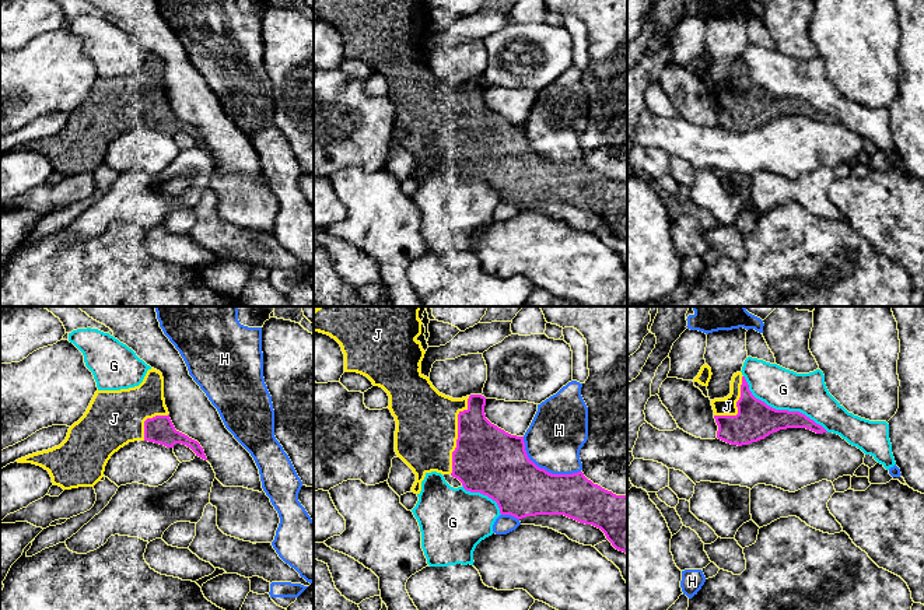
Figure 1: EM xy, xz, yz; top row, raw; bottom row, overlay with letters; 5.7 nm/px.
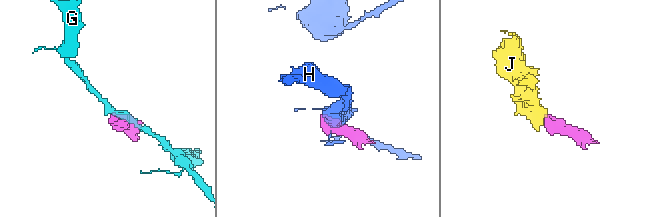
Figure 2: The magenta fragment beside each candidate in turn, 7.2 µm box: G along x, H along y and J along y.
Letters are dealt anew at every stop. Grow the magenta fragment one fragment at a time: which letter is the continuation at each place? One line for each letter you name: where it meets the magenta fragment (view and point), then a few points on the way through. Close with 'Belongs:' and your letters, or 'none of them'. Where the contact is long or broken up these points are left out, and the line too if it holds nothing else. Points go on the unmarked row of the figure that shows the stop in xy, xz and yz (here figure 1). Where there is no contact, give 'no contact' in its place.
J: contact xz (458, 121)
Belongs: J

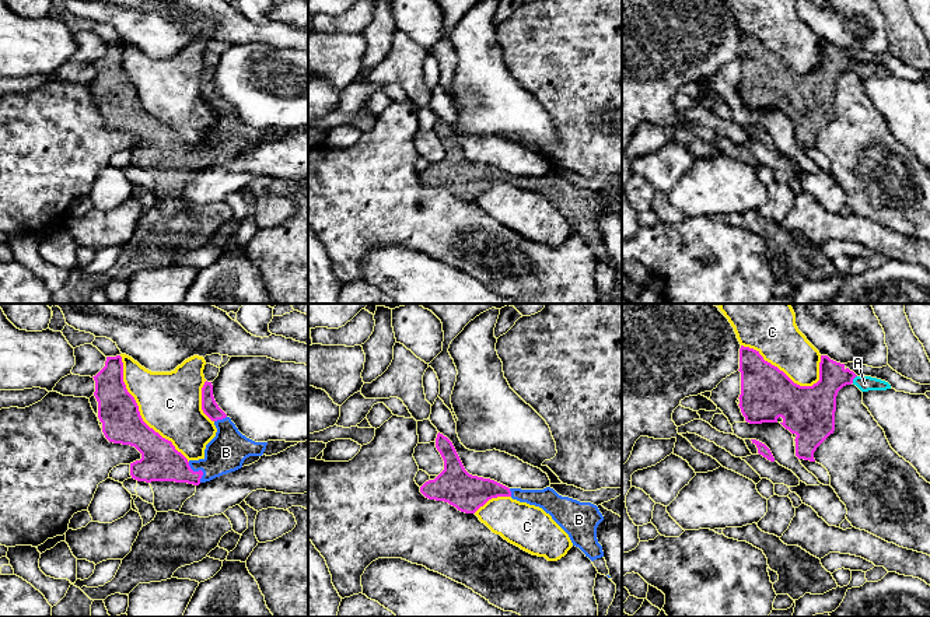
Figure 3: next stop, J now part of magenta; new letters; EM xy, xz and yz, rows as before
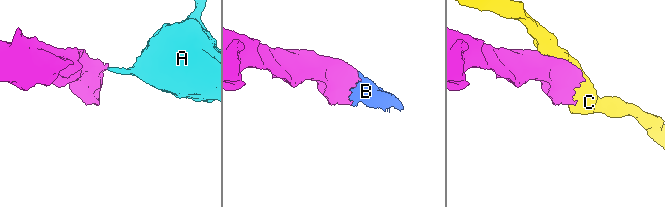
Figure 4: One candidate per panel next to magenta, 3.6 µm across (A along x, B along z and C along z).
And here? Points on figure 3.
B: contact xy (199, 157)
Belongs: B

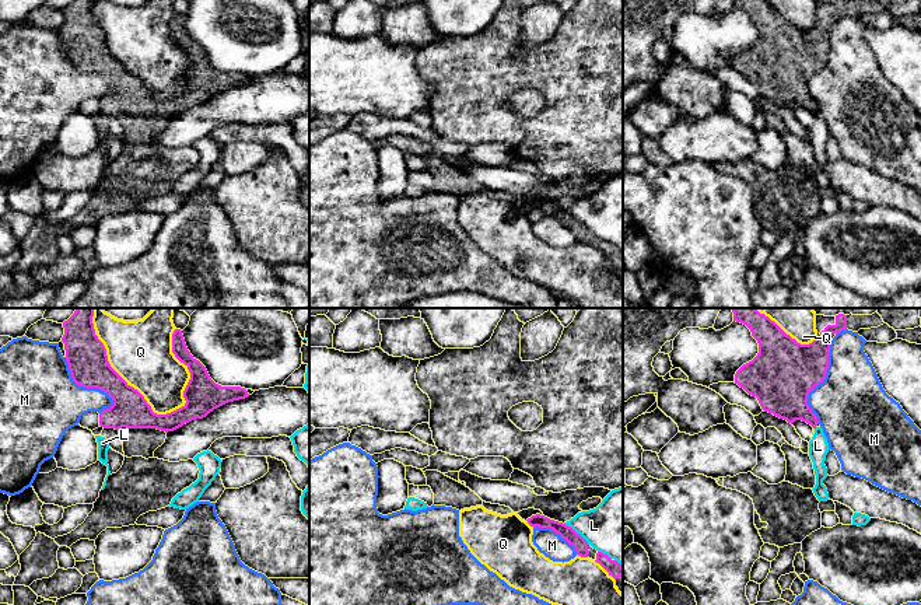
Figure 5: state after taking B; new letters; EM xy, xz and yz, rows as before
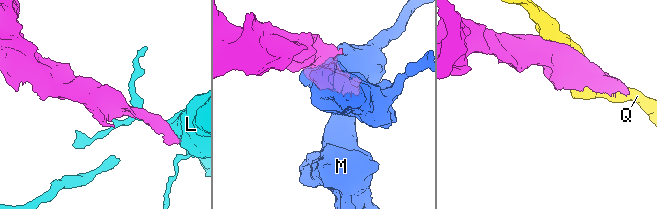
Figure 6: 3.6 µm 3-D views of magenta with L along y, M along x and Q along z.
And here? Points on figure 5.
Belongs: none of them

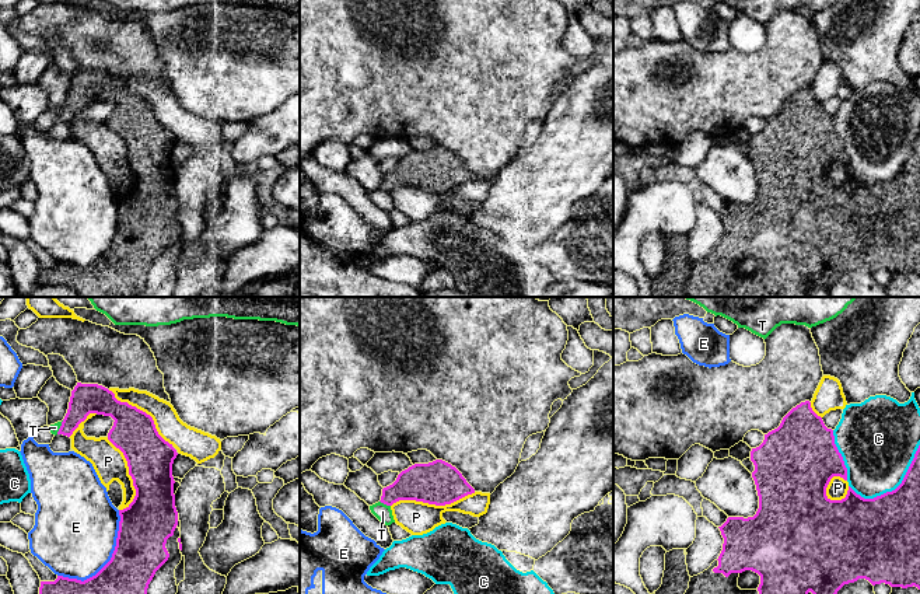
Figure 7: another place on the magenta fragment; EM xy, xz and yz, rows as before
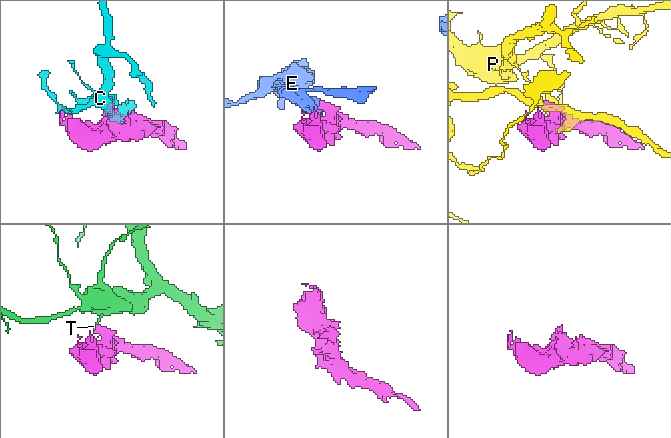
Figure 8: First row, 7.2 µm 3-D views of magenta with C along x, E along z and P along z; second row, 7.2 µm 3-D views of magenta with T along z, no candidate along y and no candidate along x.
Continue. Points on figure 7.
Belongs: none of them

